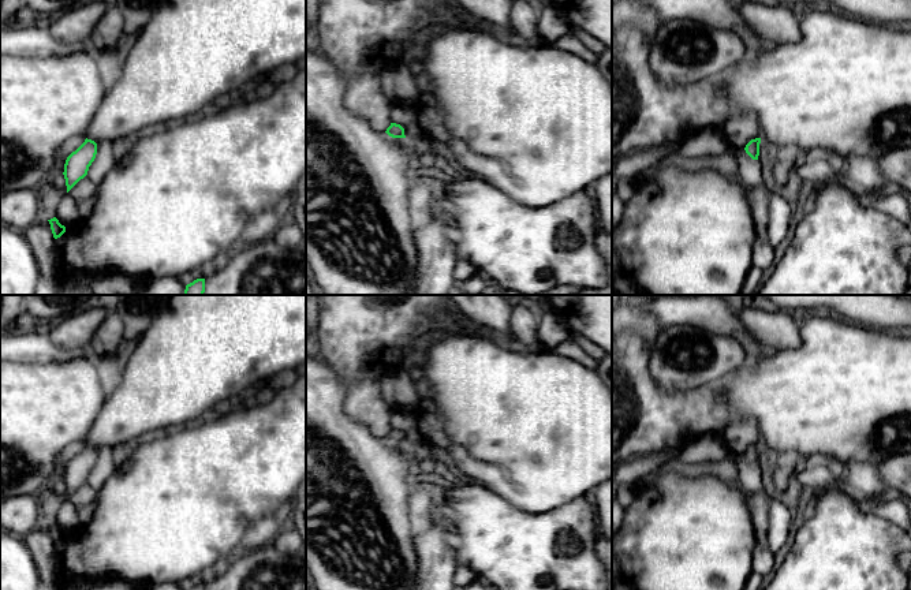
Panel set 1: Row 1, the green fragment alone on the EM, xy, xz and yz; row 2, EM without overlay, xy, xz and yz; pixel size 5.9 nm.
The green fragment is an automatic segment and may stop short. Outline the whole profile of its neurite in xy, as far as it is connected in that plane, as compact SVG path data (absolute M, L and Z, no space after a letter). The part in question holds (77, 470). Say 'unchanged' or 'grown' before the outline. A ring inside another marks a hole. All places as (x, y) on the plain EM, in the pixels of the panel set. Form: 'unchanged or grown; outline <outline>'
unchanged; outline M86 444L85 448L67 463L63 478L67 498L87 481L89 473L94 467L96 460L97 449Z

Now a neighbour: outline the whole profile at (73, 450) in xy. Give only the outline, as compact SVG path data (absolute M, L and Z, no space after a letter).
M75 441L72 444L67 445L61 451L61 453L59 455L59 458L57 458L57 470L61 471L61 478L60 478L61 481L64 478L64 470L66 470L67 463L72 458L75 458L85 448L85 445L86 445L85 441Z

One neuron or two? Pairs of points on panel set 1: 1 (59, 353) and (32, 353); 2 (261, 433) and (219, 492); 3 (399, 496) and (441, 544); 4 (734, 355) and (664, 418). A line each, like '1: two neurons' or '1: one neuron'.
1: one neuron
2: one neuron
3: two neurons
4: two neurons

